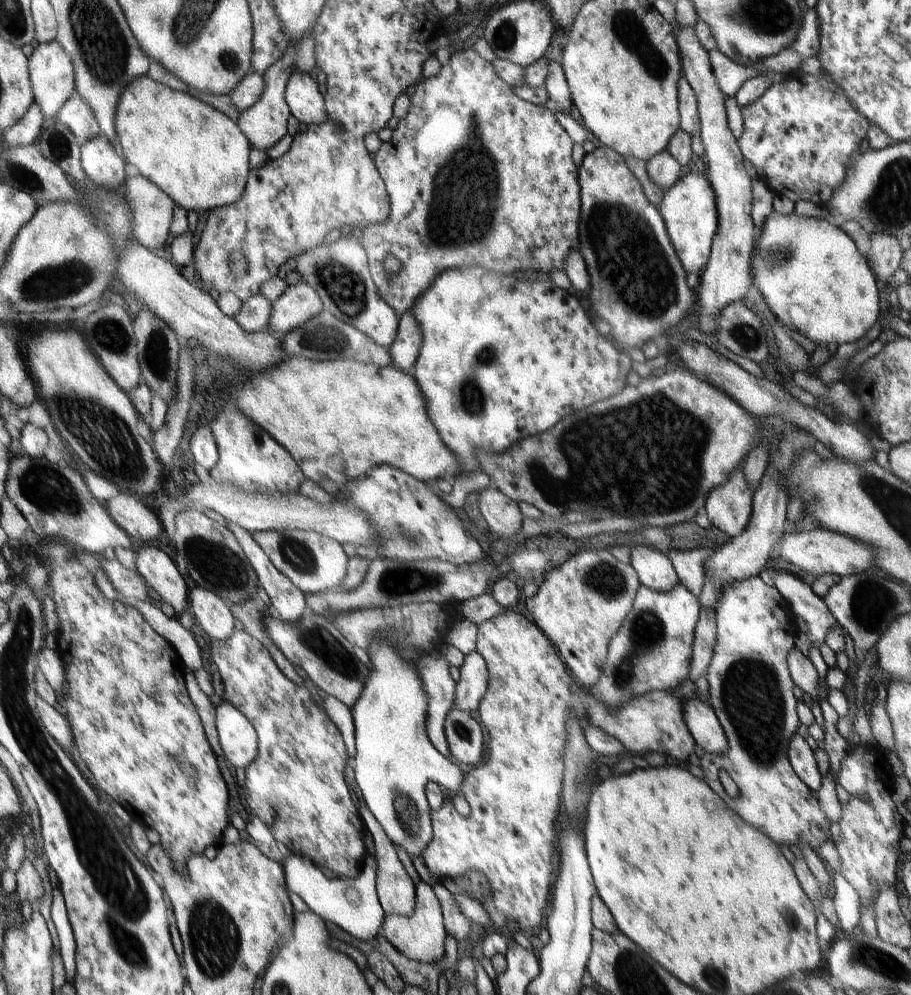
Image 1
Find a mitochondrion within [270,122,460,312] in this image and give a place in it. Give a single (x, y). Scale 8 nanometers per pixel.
(438, 237)

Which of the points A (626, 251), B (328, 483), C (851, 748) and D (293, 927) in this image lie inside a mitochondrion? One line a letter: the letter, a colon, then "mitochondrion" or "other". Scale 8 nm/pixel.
A: mitochondrion
B: other
C: other
D: other

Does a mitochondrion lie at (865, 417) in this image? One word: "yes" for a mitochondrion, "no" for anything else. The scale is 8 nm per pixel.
no

